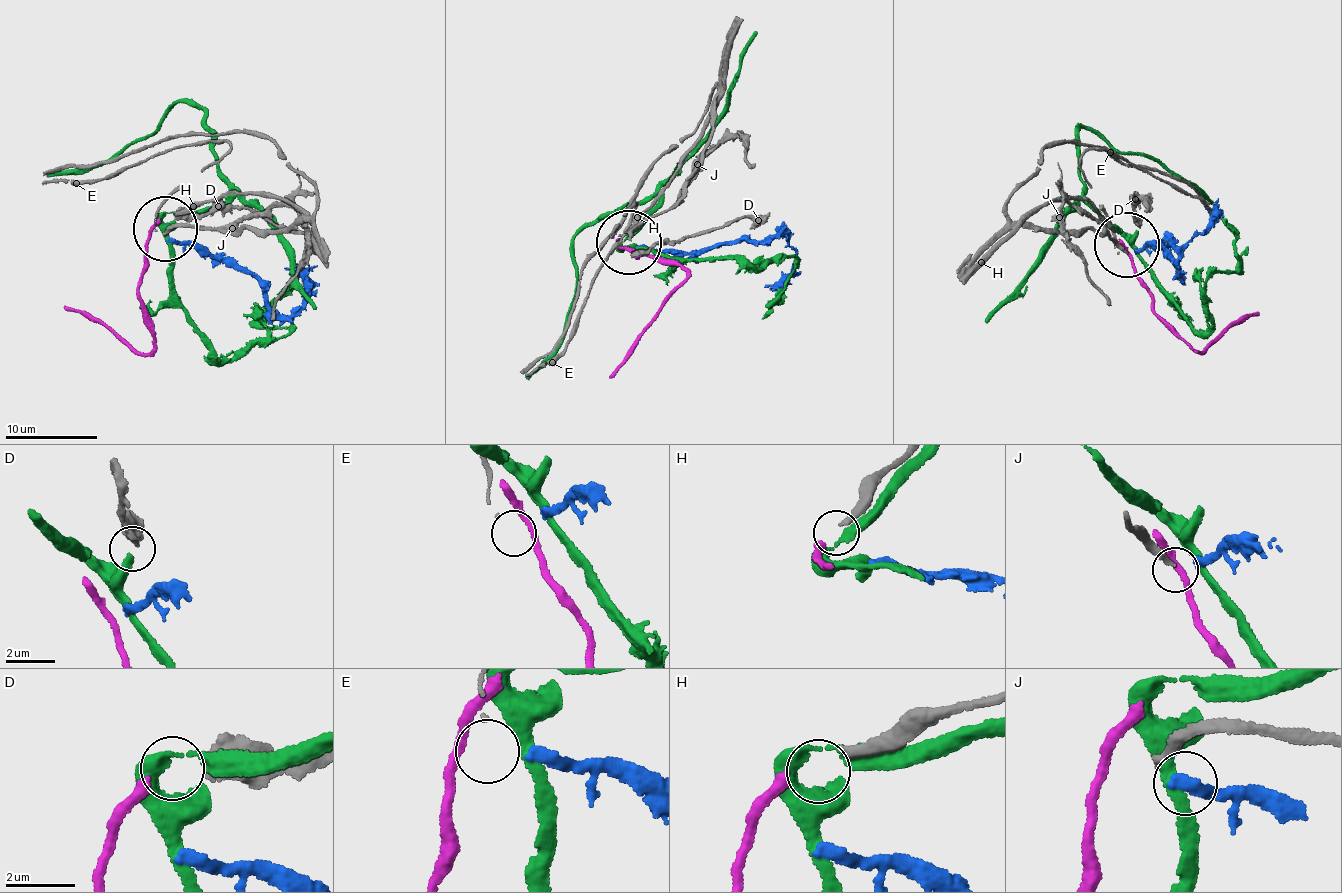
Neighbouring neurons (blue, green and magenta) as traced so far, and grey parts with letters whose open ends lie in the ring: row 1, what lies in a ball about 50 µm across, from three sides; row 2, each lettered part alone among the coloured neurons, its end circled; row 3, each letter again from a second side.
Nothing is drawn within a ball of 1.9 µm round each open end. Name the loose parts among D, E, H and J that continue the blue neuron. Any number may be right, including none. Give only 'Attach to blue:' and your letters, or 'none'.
Attach to blue: none

